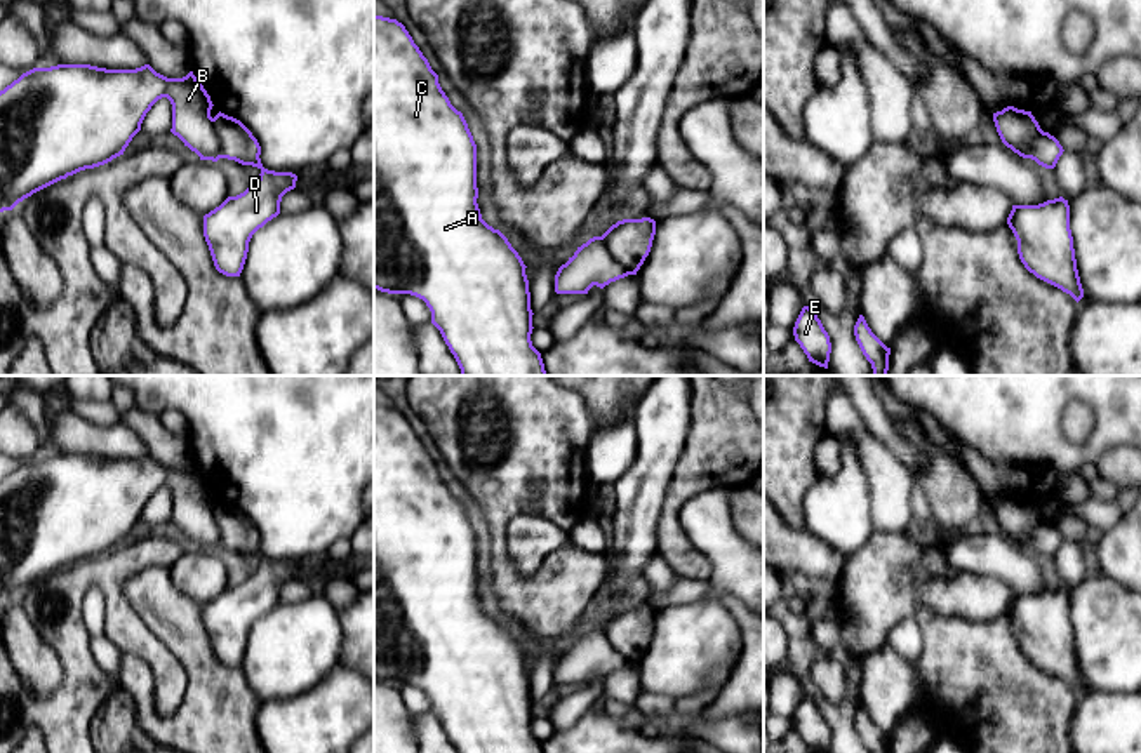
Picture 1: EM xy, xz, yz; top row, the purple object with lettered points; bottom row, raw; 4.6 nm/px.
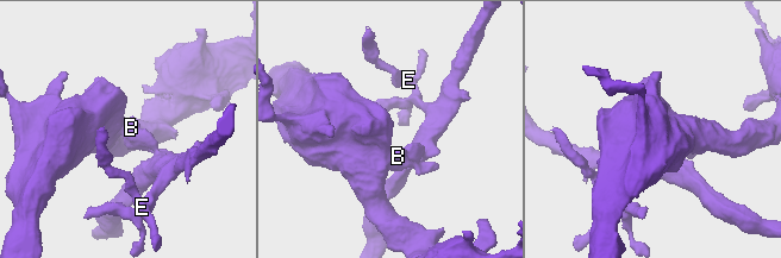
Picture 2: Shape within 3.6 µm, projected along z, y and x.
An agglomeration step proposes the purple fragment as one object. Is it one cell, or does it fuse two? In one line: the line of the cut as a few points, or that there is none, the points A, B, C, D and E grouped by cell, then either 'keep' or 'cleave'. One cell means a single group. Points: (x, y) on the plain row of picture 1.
cut xz (600, 626), (606, 639), (635, 663); groups A B C / D E; cleave

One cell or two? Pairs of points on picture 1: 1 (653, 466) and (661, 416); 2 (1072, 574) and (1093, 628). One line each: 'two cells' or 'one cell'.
1: one cell
2: two cells

